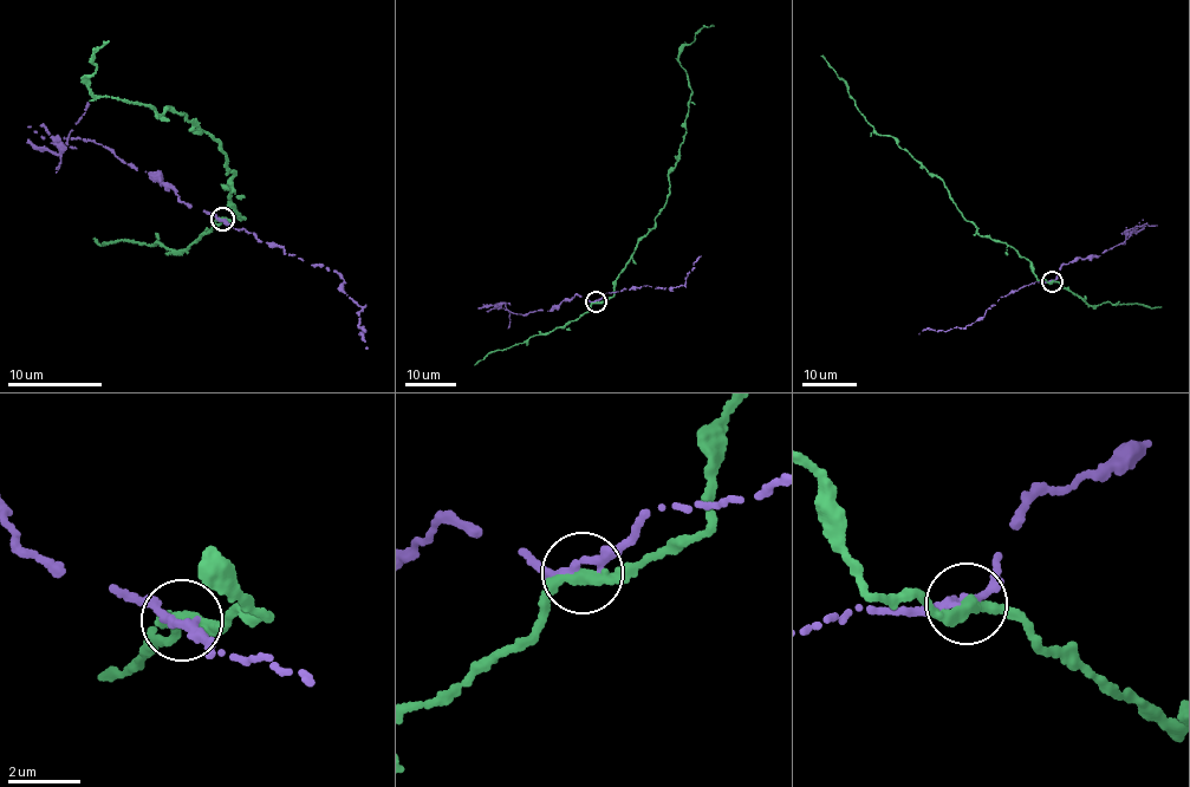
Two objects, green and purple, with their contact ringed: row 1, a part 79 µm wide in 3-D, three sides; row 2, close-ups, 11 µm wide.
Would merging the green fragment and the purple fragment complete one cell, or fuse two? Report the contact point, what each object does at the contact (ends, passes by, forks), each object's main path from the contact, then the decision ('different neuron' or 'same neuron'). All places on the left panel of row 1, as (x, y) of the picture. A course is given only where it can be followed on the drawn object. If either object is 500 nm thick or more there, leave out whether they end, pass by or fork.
(222, 219) | green passes by | purple passes by | green via (222, 220), (245, 218), (220, 142), (168, 108), (91, 92), (108, 41) | purple via (220, 219), (336, 271), (363, 309), (368, 349) | different neuron

